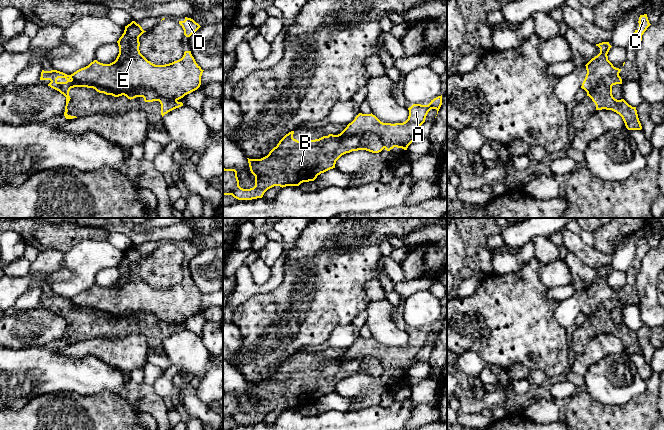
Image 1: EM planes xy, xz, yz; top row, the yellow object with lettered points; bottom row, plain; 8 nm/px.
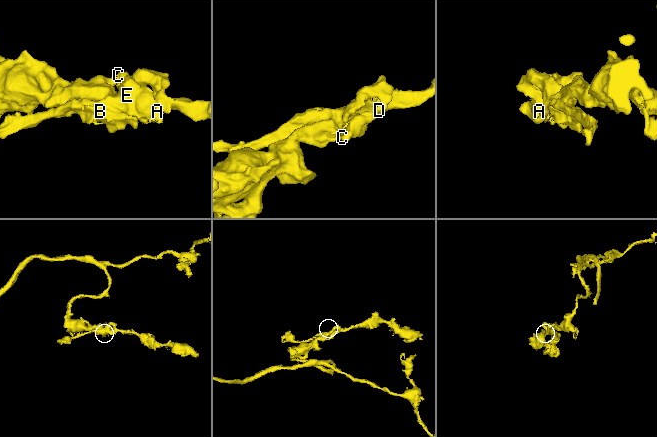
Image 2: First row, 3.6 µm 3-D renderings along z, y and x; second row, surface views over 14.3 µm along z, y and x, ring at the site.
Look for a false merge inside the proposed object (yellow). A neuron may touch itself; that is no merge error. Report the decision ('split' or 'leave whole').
split

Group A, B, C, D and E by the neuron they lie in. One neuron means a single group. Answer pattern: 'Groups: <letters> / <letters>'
Groups: A C D E / B

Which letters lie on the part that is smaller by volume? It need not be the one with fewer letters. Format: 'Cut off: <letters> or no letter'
Cut off: B

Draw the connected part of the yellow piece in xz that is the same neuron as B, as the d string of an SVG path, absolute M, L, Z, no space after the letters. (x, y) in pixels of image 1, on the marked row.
M294 131L286 134L267 156L261 159L247 158L250 171L255 176L255 186L253 188L241 188L237 171L223 168L223 195L232 195L238 200L262 198L264 193L274 186L283 188L286 186L299 186L303 182L314 181L321 173L335 168L336 161L346 153L358 150L379 153L384 149L383 140L376 133L352 136L329 134L319 139L302 139L301 141L294 139L293 134Z

